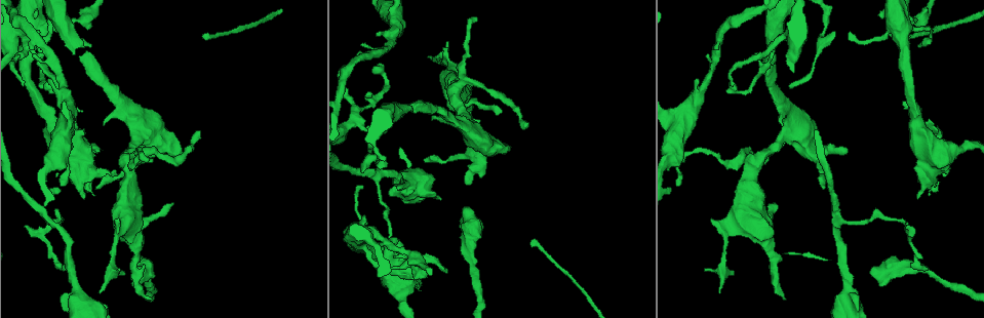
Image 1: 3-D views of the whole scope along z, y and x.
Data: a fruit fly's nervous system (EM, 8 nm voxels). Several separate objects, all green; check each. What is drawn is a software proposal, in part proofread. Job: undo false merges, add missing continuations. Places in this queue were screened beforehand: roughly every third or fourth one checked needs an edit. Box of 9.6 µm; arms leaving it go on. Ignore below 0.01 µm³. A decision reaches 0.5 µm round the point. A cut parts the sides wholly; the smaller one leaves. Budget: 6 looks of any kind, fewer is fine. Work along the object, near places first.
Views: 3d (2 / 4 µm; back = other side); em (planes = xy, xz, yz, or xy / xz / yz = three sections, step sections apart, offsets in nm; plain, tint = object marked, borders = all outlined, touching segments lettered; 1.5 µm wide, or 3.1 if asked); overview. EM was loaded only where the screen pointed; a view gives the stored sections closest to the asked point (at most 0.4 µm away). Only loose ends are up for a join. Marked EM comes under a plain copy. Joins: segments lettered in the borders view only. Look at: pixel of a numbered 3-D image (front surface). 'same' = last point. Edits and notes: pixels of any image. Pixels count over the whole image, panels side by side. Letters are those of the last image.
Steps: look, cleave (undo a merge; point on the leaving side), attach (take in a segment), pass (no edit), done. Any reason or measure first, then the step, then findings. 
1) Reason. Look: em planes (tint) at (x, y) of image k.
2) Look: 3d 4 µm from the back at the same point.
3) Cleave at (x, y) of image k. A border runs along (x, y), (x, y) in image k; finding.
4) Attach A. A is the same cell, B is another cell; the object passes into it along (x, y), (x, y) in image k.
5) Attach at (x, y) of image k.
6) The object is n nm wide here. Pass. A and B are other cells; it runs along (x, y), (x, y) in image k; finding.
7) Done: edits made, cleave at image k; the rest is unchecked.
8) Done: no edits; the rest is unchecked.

A fork. Look: em planes (borders) at (786, 133) of image 1.

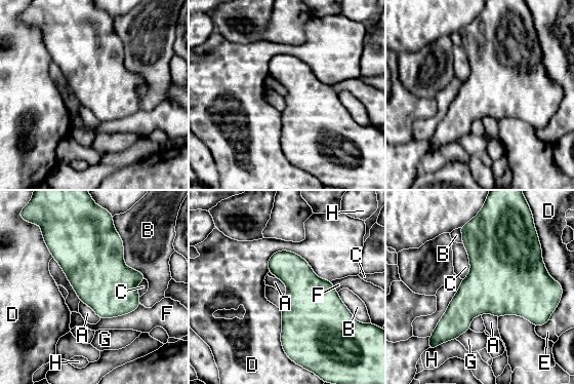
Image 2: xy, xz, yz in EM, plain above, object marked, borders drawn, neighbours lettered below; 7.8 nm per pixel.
The object is 340 nm wide here. Pass. A, B, C, D, E, F, G and H are other cells; a border runs along (461, 243), (469, 265), (463, 279) in image 2; all the same neuron.

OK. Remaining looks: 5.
Calibre changes. Look: 3d 4 µm from the back at (847, 301) of image 1.

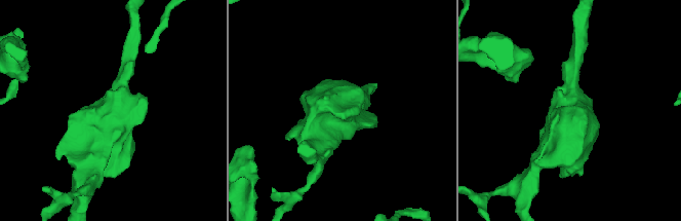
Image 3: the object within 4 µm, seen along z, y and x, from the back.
Look: em planes (tint) at (575, 103) of image 3.

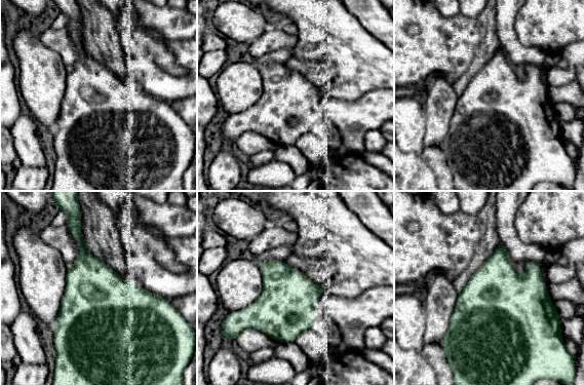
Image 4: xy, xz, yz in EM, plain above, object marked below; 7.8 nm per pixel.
Look: em planes (borders) at the same point.

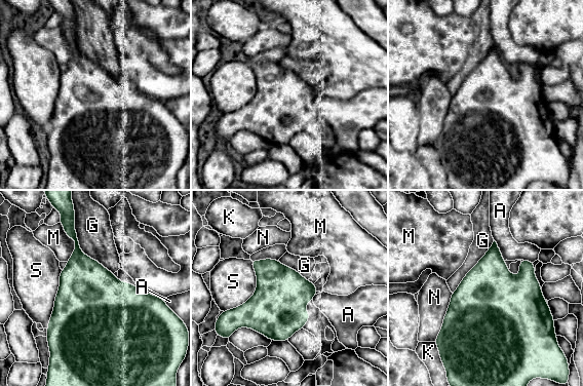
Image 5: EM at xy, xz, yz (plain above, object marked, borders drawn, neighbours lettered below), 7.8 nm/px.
Pass. A, G, K, M, N and S are other cells; a border runs along (74, 220), (80, 248), (113, 273) in image 5; all the same neuron.

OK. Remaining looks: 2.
Thick turns thin. Look: 3d 4 µm from the back at (399, 111) of image 1.

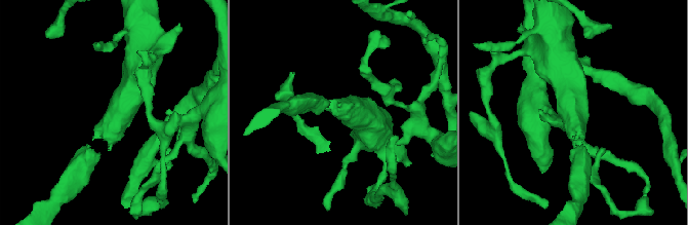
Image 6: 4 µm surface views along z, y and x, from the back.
Shape alone is not enough. Look: em planes (borders) at (575, 123) of image 6.

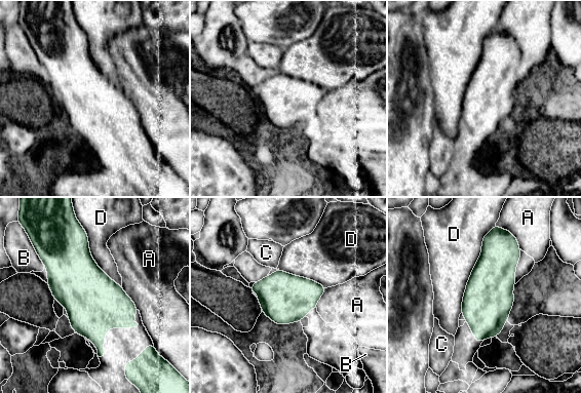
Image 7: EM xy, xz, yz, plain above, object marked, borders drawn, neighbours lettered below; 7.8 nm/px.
The object is 380 nm wide here. Pass. A, B, C and D are other cells; a border runs along (495, 225), (482, 239), (460, 312) in image 7; all the same neuron.

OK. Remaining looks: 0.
Done: no edits; the rest is unchecked.

